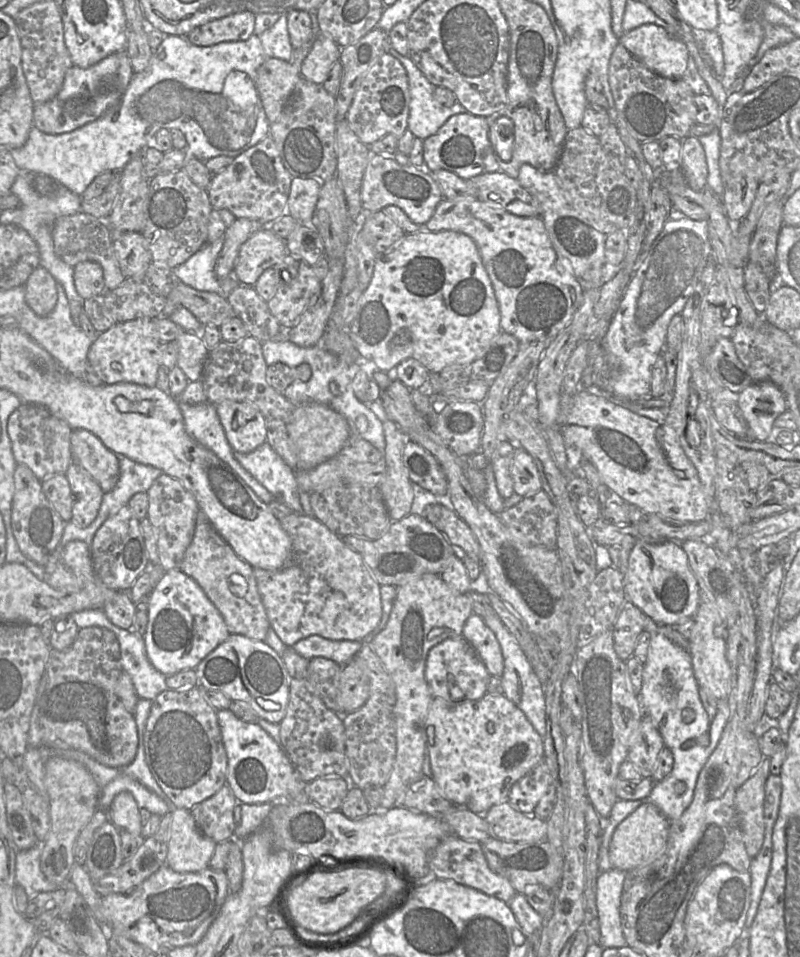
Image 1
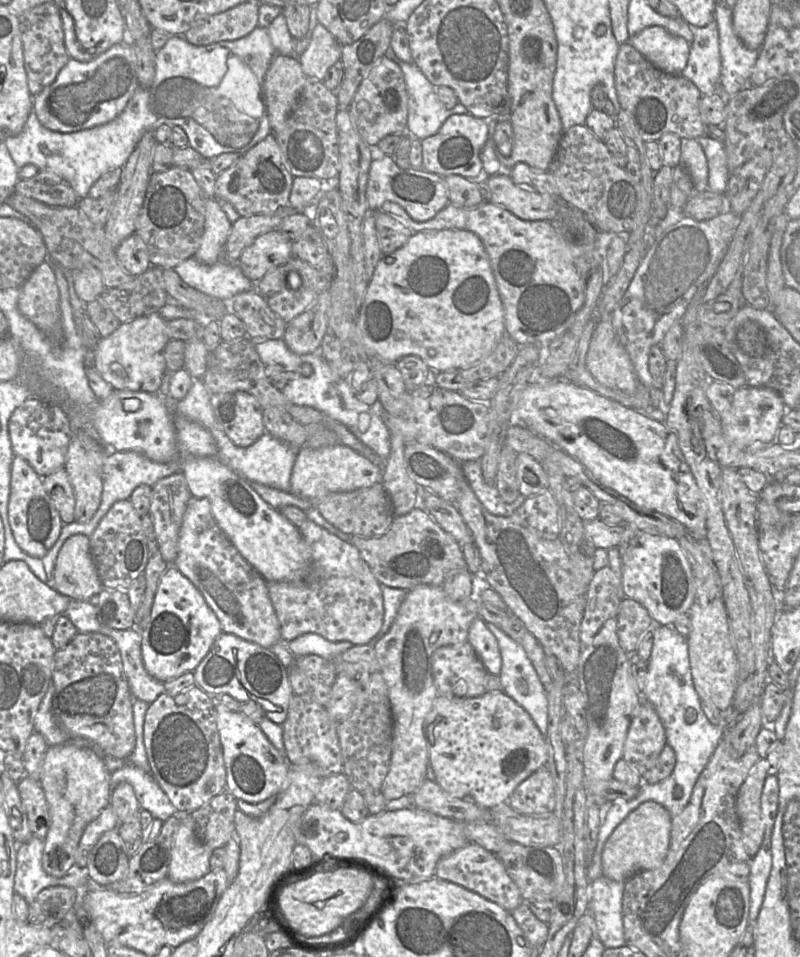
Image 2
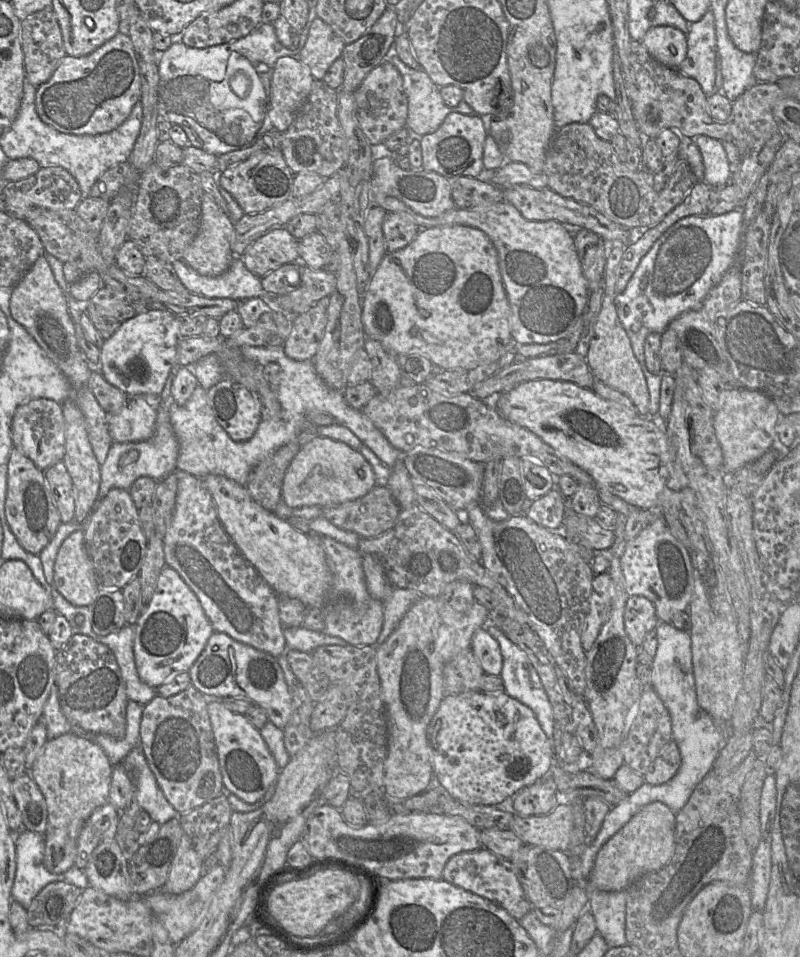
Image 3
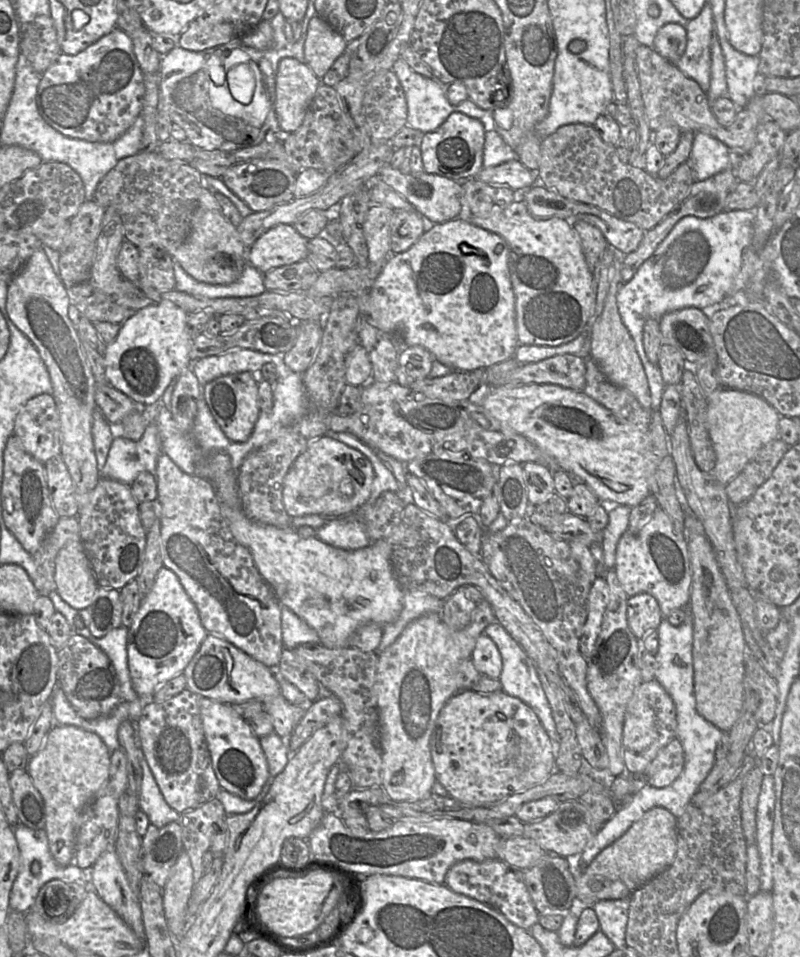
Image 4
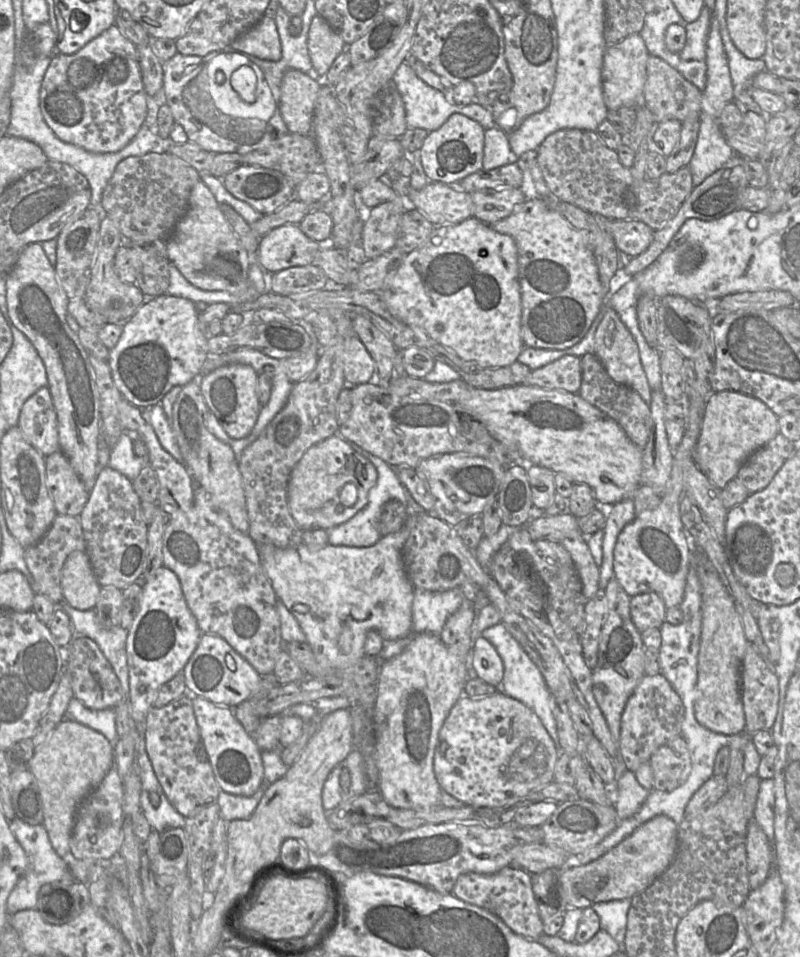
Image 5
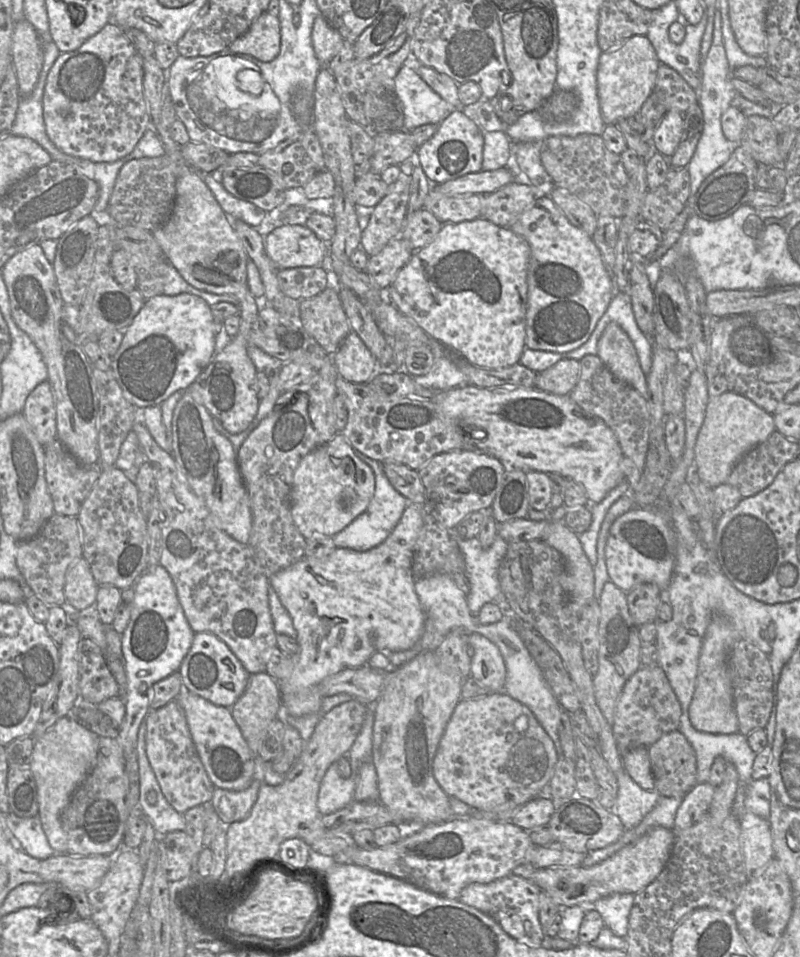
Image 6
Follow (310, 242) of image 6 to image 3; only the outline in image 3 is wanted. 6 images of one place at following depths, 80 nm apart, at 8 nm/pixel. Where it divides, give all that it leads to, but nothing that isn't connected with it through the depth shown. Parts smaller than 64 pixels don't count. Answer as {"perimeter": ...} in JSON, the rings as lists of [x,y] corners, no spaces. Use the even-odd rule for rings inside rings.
{"perimeter":[[[285,227],[274,228],[255,240],[241,259],[251,273],[262,278],[282,265],[300,261],[299,240]]]}

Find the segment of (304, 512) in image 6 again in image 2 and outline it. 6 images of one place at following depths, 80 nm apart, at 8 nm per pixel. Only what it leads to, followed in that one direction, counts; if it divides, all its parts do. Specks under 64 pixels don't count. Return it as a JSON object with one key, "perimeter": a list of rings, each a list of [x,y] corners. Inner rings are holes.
{"perimeter":[[[343,444],[310,448],[303,446],[297,451],[290,478],[290,491],[307,500],[320,499],[331,493],[350,492],[367,488],[382,481],[383,462],[371,462]]]}

